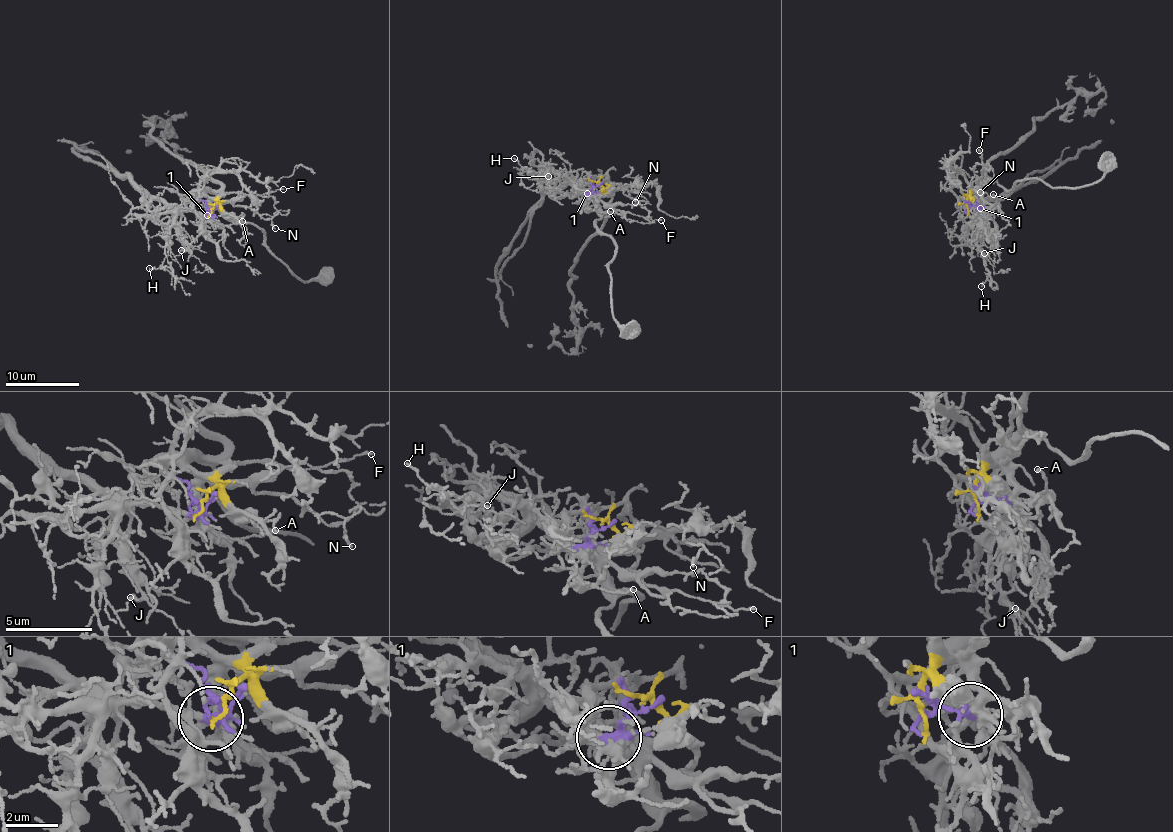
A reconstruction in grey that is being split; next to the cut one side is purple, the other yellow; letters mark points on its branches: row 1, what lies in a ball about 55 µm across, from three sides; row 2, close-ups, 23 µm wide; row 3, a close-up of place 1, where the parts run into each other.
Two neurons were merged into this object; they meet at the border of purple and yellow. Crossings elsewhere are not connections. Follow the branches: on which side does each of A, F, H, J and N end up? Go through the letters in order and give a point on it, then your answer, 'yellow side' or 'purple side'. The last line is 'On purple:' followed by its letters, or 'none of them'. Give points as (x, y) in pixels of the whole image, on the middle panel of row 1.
A: place (610, 211); yellow side
F: place (661, 220); yellow side
H: place (514, 158); purple side
J: place (548, 176); purple side
N: place (635, 202); yellow side
On purple: H, J

